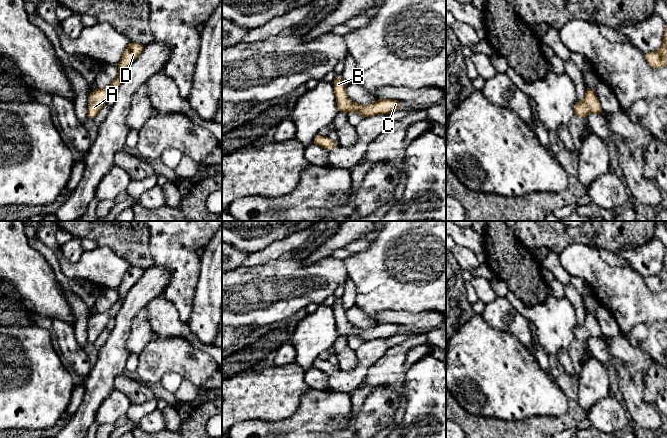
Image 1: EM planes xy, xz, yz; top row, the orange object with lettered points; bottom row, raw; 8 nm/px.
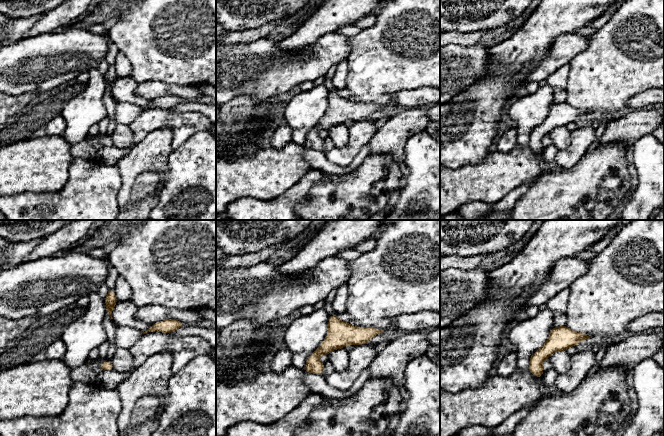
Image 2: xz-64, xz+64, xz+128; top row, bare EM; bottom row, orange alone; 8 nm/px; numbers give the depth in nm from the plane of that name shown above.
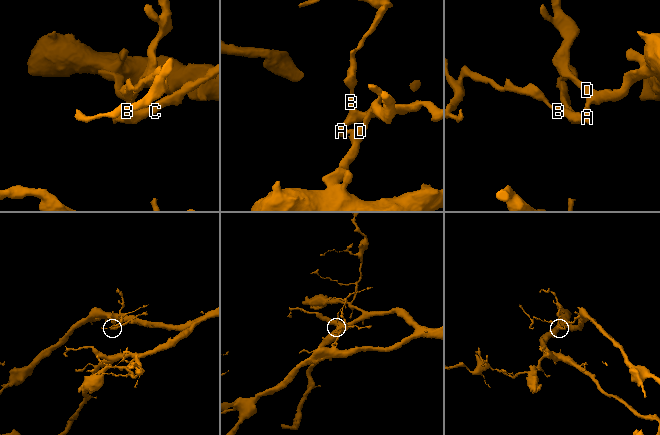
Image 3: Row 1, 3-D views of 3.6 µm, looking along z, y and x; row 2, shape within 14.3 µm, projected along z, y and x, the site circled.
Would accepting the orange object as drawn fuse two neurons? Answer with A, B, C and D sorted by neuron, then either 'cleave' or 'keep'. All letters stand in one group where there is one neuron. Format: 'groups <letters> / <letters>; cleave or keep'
groups A B C D; keep

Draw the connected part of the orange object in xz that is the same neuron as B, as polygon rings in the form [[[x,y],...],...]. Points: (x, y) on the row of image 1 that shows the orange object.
[[[341,75],[334,80],[334,93],[336,96],[338,111],[345,112],[347,115],[356,111],[359,112],[363,118],[380,114],[388,115],[392,112],[398,111],[402,103],[402,101],[393,99],[377,99],[375,103],[370,105],[354,103],[347,96],[346,87],[343,83]]]

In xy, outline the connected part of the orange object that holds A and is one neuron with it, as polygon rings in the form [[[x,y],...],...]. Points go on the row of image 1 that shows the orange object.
[[[130,42],[123,53],[120,63],[117,65],[118,76],[113,83],[106,88],[96,88],[89,94],[87,118],[94,119],[100,112],[101,108],[106,104],[108,97],[116,93],[128,67],[139,57],[144,48],[144,44]]]

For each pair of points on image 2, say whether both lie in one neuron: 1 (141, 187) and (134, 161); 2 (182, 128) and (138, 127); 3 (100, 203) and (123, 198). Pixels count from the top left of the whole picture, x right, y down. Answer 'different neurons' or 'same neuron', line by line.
1: different neurons
2: same neuron
3: different neurons

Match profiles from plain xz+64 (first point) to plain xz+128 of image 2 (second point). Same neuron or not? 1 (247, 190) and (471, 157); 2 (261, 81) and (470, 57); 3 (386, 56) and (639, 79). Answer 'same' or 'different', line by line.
1: different
2: same
3: same

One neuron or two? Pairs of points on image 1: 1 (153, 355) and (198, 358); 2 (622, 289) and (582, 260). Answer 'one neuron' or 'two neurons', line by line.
1: one neuron
2: one neuron

